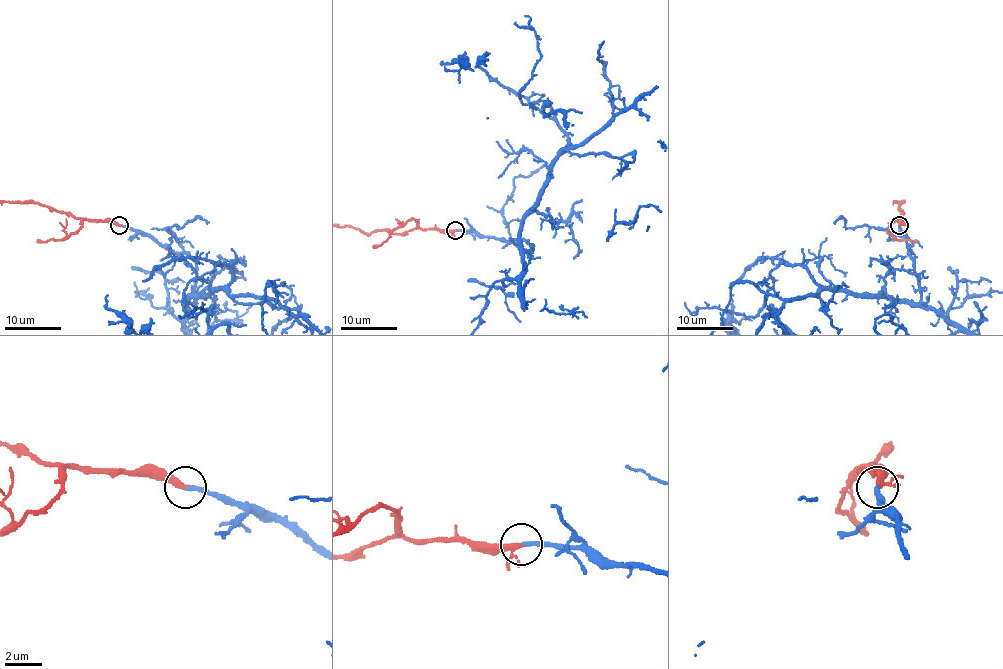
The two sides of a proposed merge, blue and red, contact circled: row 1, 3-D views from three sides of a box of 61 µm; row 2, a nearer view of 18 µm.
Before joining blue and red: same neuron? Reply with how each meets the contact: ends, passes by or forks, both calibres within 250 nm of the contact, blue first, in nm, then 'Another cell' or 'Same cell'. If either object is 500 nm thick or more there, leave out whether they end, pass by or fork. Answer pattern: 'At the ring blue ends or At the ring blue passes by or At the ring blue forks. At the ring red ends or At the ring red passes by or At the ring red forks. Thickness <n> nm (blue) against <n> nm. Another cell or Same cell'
At the ring blue ends. At the ring red forks. Thickness 240 nm (blue) against 200 nm. Same cell

